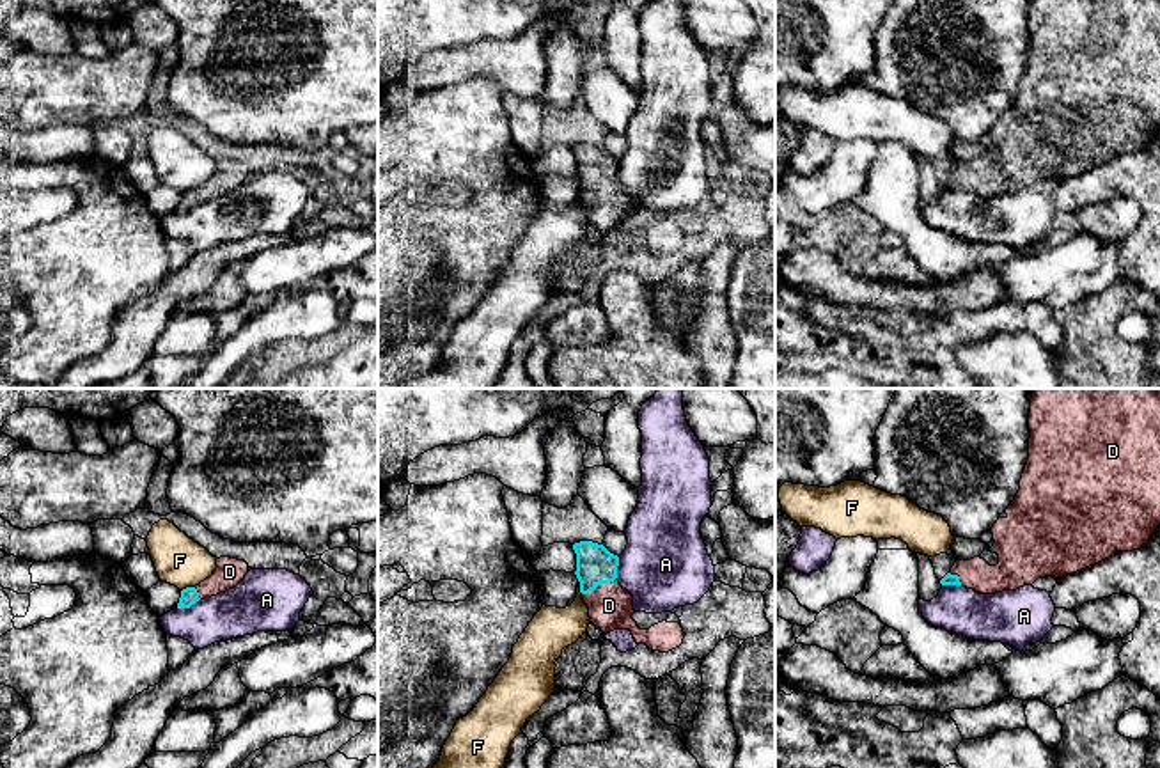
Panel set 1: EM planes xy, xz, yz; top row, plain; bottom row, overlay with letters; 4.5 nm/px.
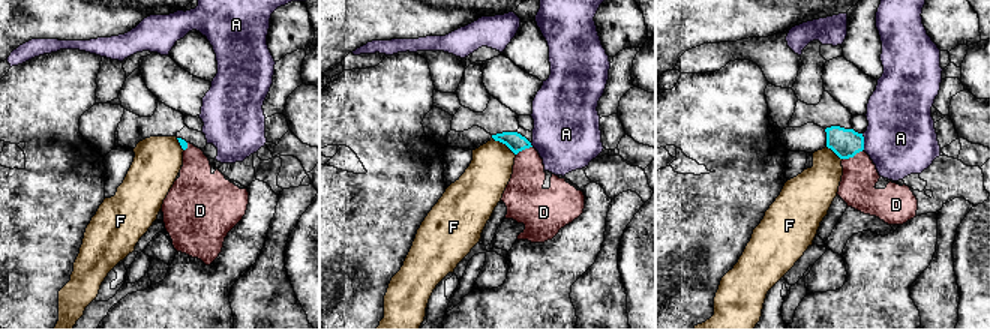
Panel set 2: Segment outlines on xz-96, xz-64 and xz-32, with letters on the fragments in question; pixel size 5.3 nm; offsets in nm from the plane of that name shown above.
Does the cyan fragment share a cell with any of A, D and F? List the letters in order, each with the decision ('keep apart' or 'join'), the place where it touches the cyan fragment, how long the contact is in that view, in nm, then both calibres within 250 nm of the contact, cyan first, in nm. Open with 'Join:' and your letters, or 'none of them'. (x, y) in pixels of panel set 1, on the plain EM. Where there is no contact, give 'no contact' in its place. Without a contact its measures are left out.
Join: D
A: keep apart; meets cyan in xy at (188, 210); contact 120 nm long; 80 nm thick on the cyan side, 220 nm on the other
D: join; meets cyan in xz at (598, 187); contact 180 nm long; 180 nm thick on the cyan side, 190 nm on the other
F: keep apart; meets cyan in xy at (187, 190); contact 70 nm long; 80 nm thick on the cyan side, 220 nm on the other

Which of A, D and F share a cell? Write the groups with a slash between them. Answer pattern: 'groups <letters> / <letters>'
groups A / D / F

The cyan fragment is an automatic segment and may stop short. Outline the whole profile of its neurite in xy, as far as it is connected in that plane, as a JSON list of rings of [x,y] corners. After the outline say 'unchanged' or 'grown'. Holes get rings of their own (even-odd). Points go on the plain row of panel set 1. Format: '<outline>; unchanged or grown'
[[[220,160],[216,161],[216,172],[209,181],[195,190],[186,190],[181,193],[177,211],[190,211],[199,202],[216,199],[236,190],[248,176],[248,167],[245,163]]]; grown

